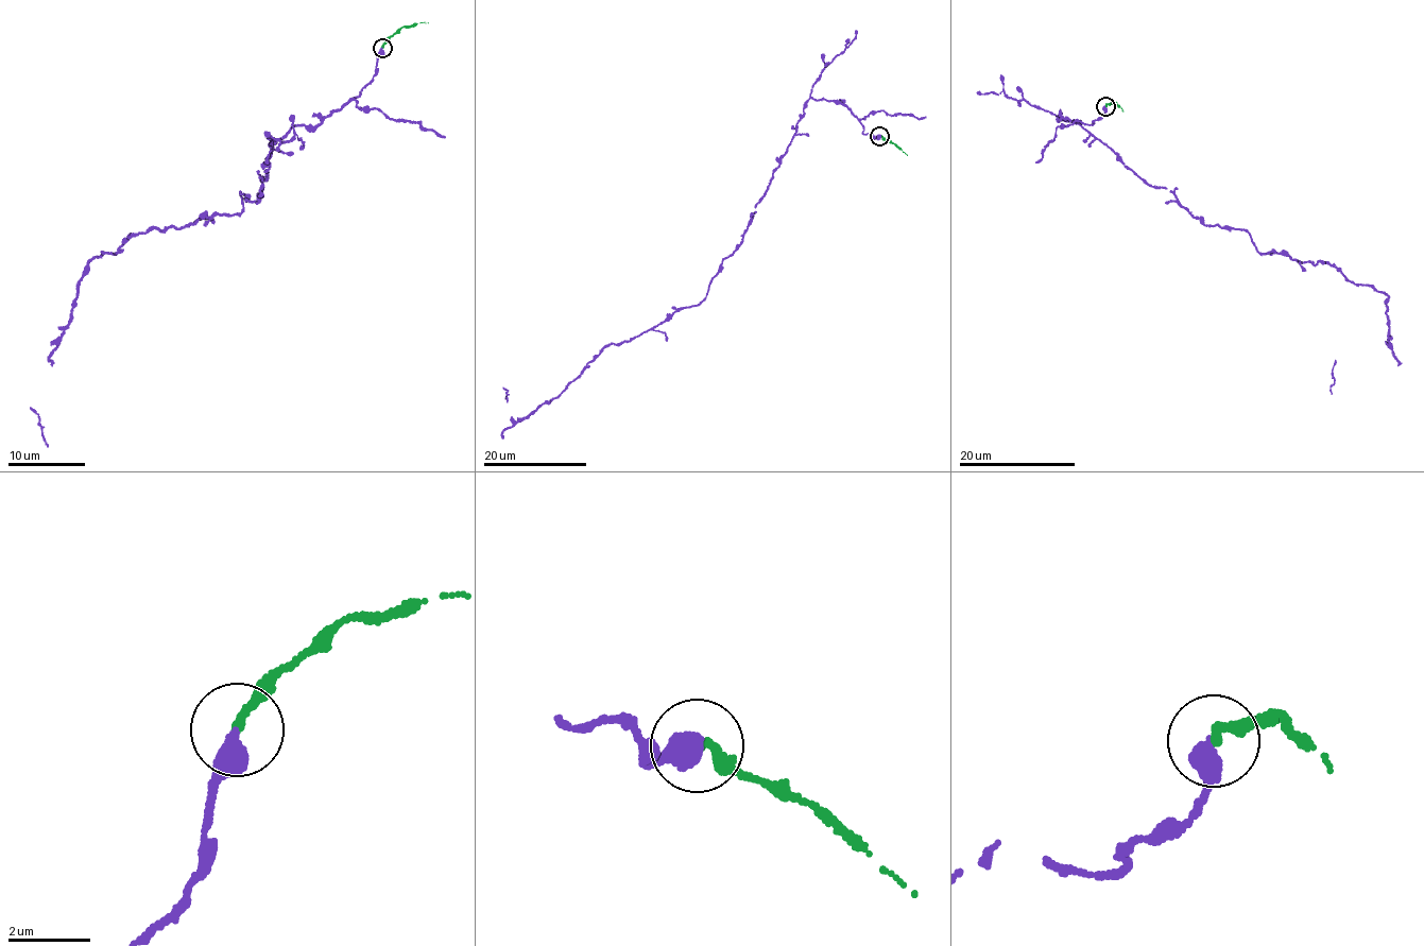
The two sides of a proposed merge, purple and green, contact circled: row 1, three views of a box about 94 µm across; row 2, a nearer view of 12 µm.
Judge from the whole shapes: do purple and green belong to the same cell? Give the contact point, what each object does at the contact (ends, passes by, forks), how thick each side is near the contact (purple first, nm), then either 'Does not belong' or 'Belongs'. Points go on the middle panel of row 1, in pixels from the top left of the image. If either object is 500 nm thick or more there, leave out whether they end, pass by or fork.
Place: (879, 136). At the ring purple ends. At the ring green ends. Thickness 440 nm (purple) against 220 nm. Belongs

